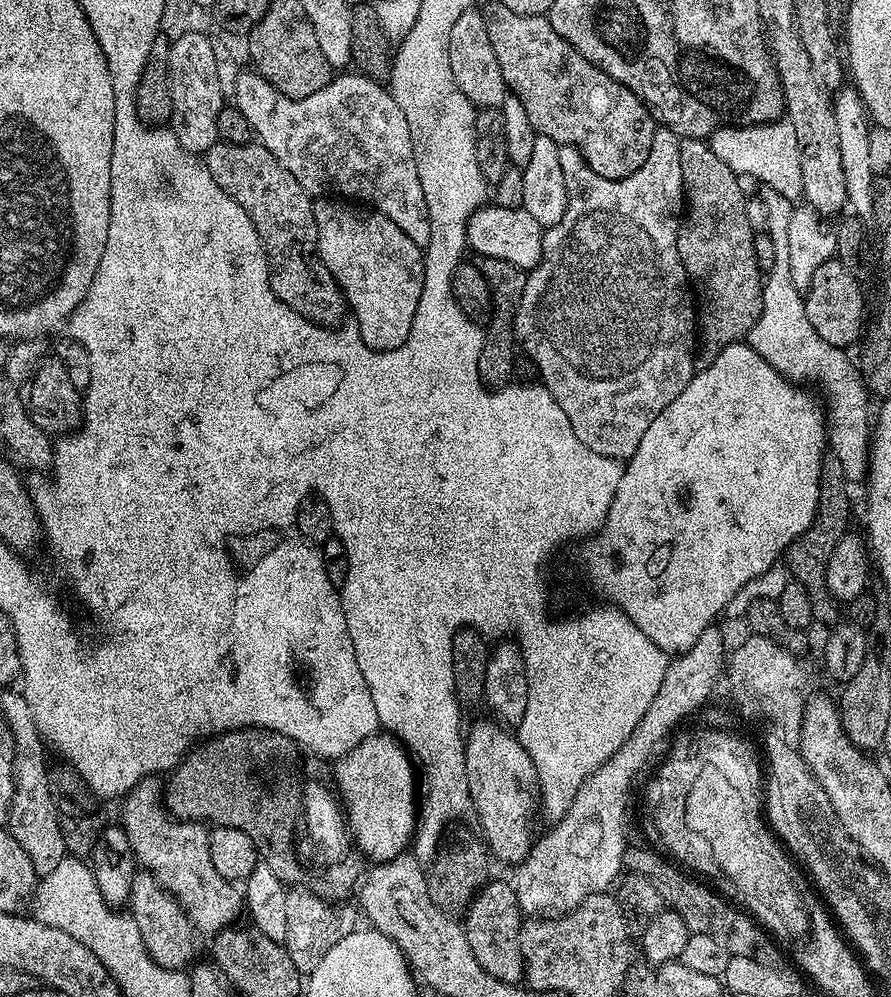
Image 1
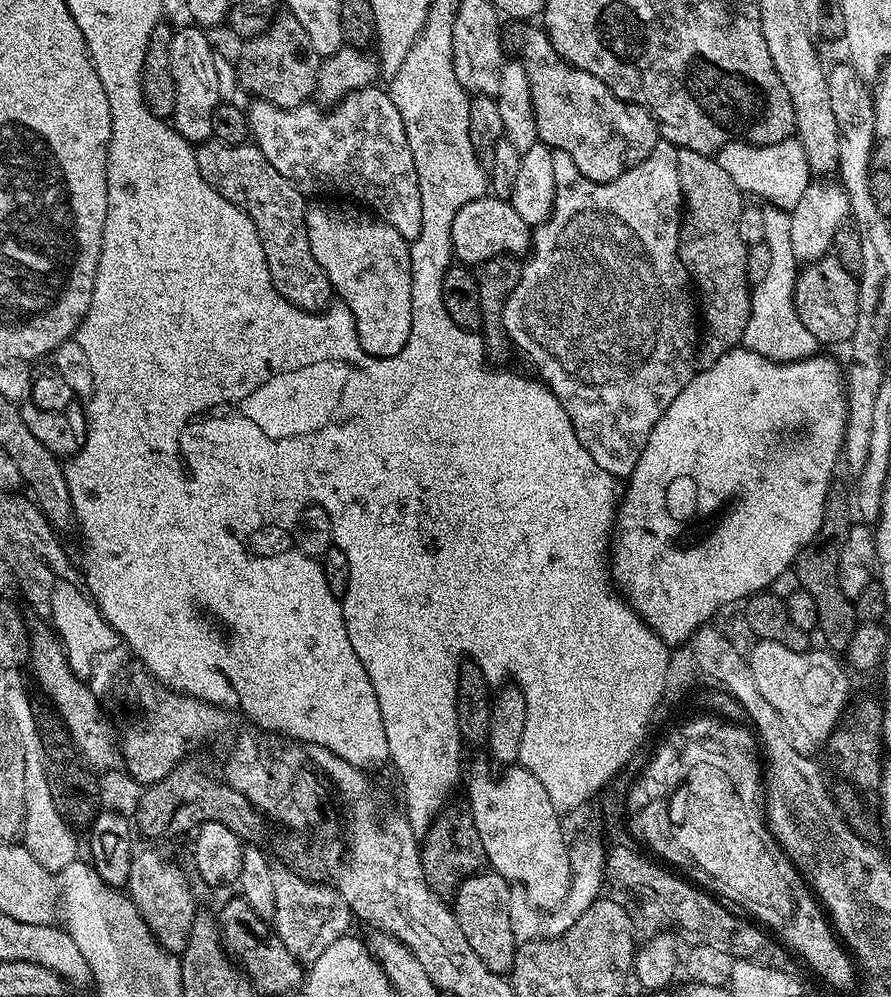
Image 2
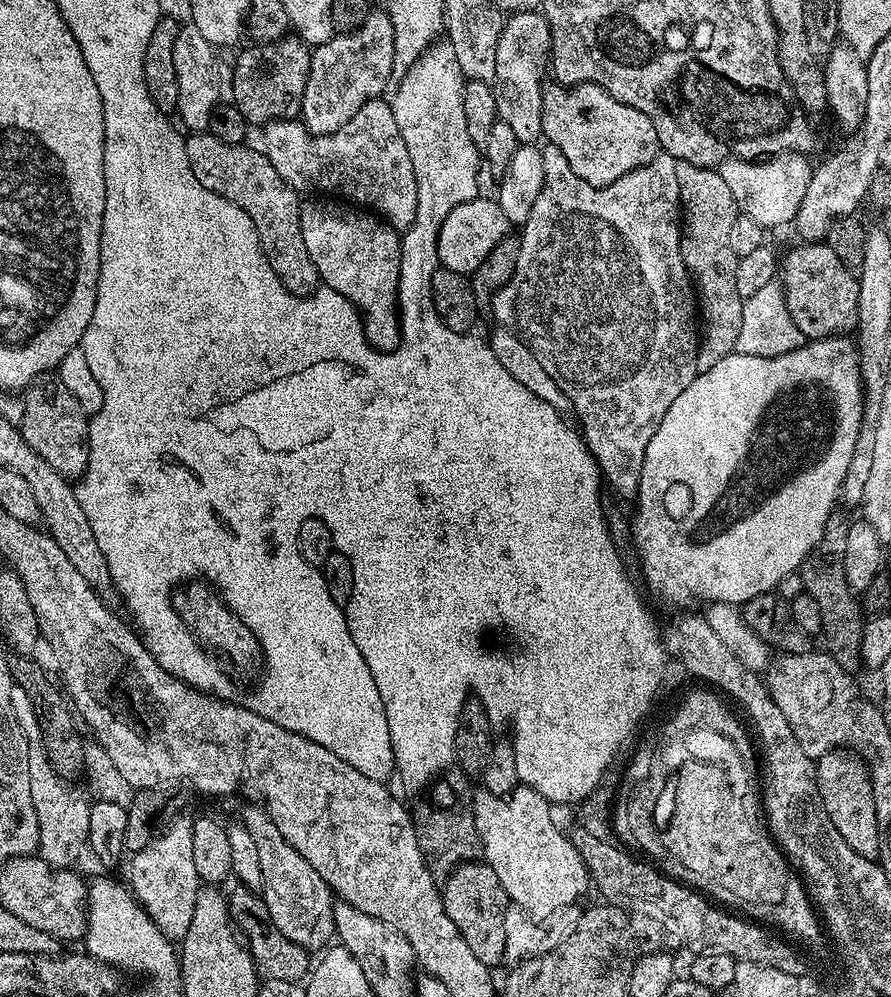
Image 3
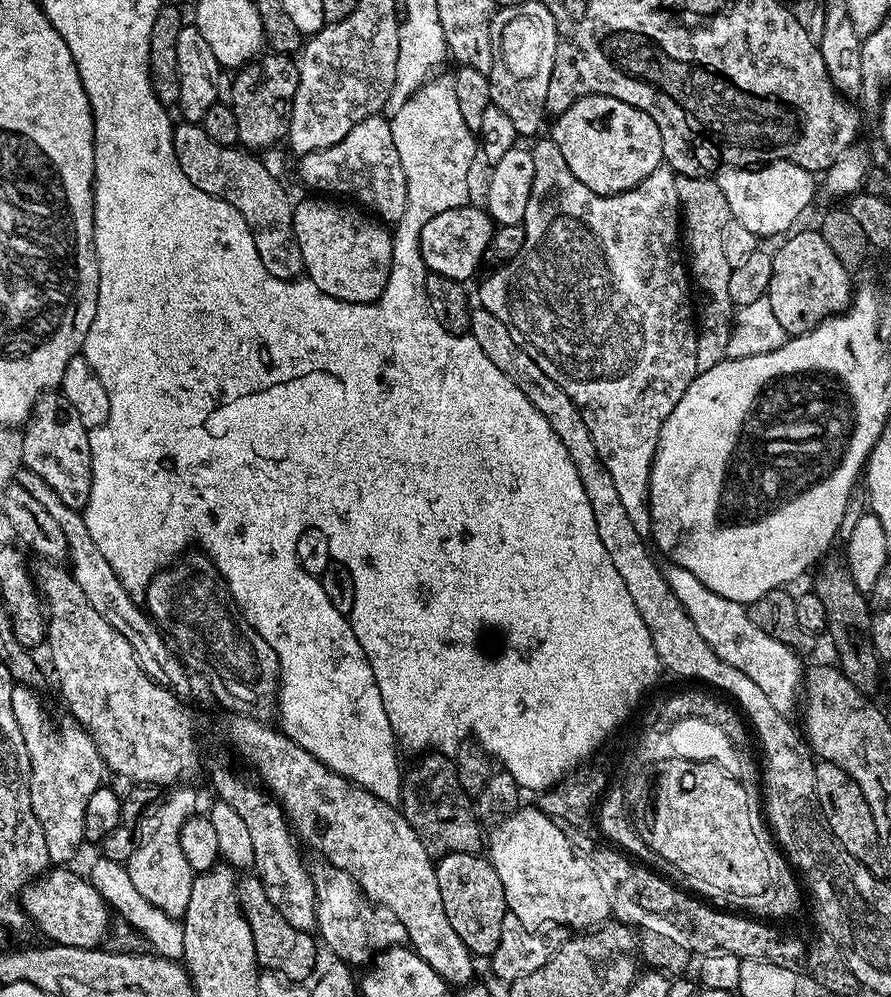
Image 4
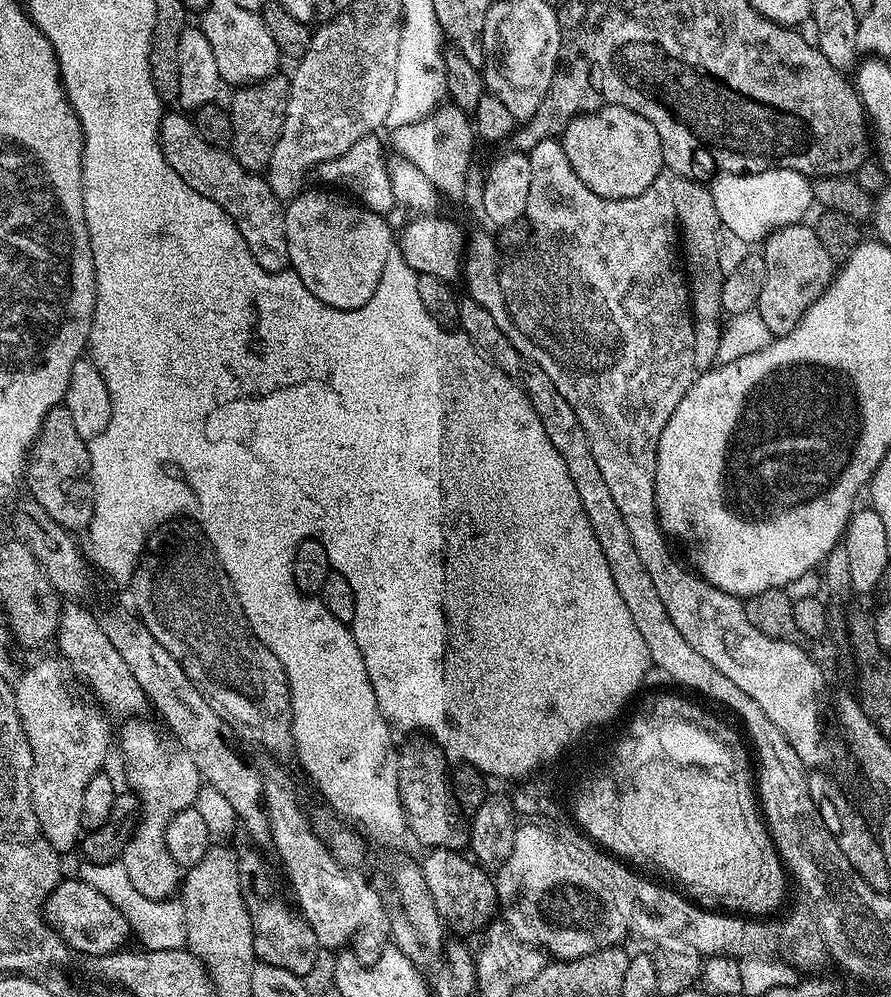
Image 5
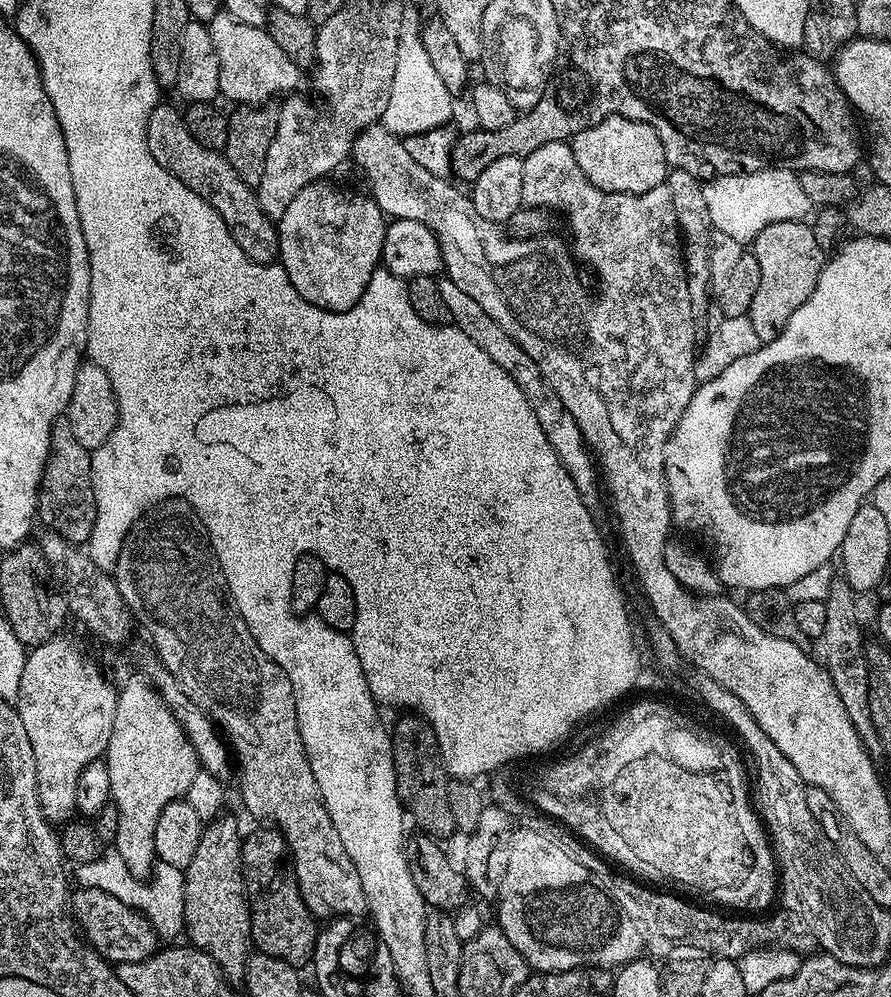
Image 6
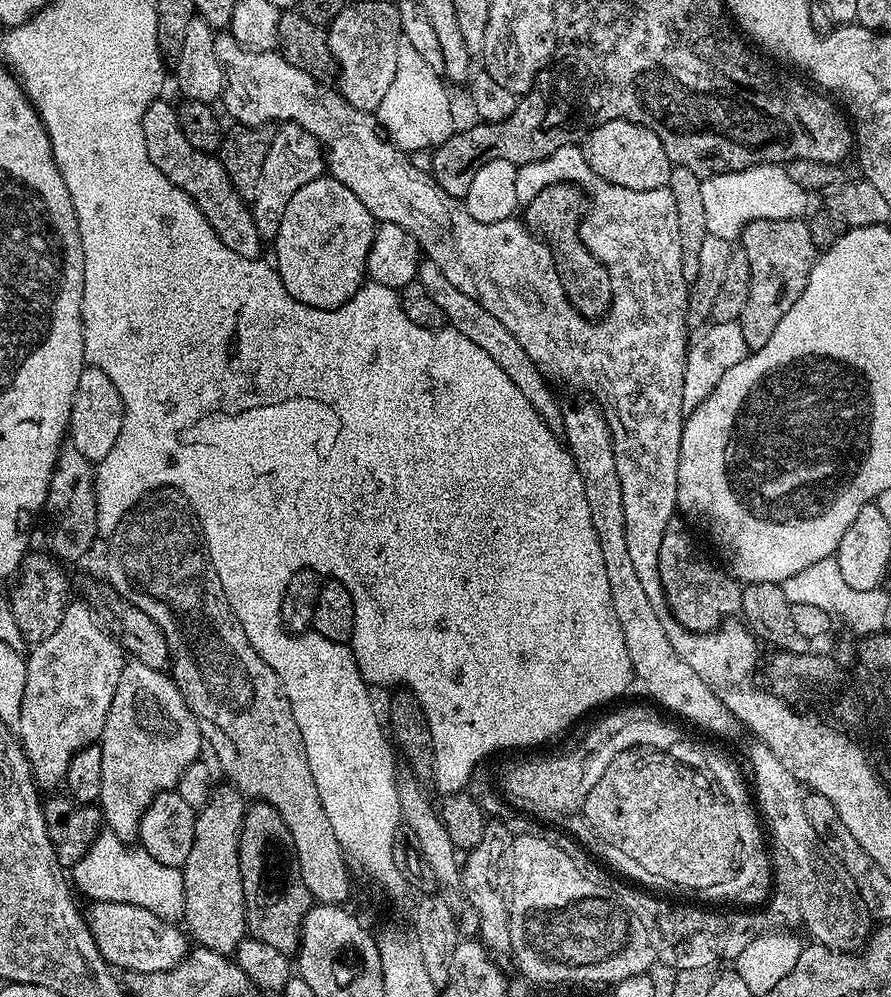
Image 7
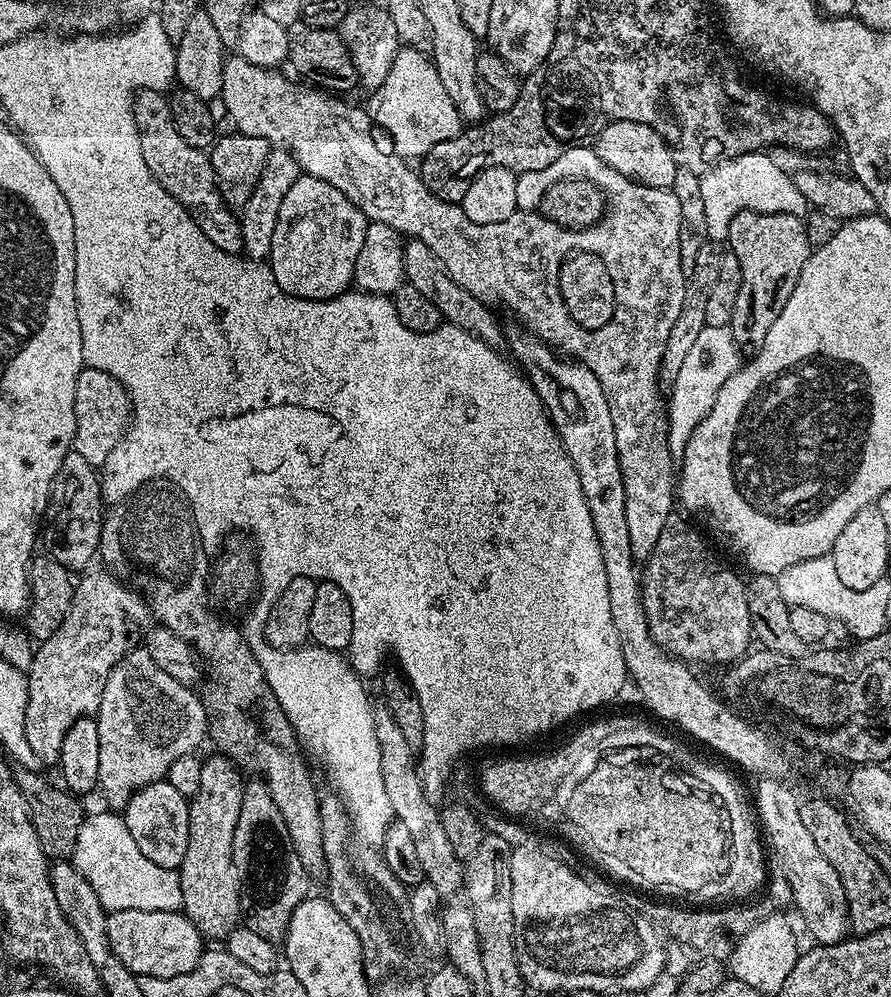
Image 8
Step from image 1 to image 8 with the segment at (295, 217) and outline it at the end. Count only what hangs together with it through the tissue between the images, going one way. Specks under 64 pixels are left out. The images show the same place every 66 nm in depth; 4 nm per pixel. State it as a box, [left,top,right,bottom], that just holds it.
[132,88,244,253]

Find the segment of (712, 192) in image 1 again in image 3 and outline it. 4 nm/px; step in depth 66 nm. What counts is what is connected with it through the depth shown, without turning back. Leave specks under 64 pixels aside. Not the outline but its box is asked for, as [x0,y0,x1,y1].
[676,161,743,372]

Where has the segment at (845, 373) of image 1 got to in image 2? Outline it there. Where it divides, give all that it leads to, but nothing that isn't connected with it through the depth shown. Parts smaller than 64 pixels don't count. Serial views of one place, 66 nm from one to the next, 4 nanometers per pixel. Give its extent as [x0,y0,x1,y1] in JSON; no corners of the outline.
[742,207,818,364]

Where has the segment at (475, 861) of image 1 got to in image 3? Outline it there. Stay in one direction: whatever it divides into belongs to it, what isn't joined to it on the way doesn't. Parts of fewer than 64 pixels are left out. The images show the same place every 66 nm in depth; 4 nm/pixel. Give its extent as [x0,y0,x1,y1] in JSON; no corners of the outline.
[411,766,484,882]

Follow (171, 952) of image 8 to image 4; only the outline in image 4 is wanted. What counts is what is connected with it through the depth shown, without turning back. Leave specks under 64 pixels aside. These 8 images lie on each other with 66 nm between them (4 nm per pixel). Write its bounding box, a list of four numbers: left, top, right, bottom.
[20,866,110,948]

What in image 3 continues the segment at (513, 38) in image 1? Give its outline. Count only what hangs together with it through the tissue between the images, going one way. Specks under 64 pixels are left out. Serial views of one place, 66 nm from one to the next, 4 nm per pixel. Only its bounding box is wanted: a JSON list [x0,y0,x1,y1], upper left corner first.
[542,82,661,188]

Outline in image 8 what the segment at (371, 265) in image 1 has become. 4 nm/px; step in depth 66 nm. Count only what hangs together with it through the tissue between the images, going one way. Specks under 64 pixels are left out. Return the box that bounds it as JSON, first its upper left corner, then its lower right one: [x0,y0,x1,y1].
[270,174,370,300]

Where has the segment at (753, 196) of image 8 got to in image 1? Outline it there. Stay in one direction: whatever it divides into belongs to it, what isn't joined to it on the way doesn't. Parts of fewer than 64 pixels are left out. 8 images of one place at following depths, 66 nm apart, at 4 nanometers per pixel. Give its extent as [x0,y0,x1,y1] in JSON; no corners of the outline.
[710,122,802,202]

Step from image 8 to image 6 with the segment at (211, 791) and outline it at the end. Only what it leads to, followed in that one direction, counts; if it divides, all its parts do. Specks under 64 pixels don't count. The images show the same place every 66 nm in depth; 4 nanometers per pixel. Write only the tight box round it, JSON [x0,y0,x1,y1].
[183,814,253,981]

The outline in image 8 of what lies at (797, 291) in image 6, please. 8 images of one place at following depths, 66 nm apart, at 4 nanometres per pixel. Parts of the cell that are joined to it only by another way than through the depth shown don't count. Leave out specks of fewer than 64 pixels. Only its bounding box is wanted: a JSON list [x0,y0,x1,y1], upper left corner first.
[726,211,814,354]

